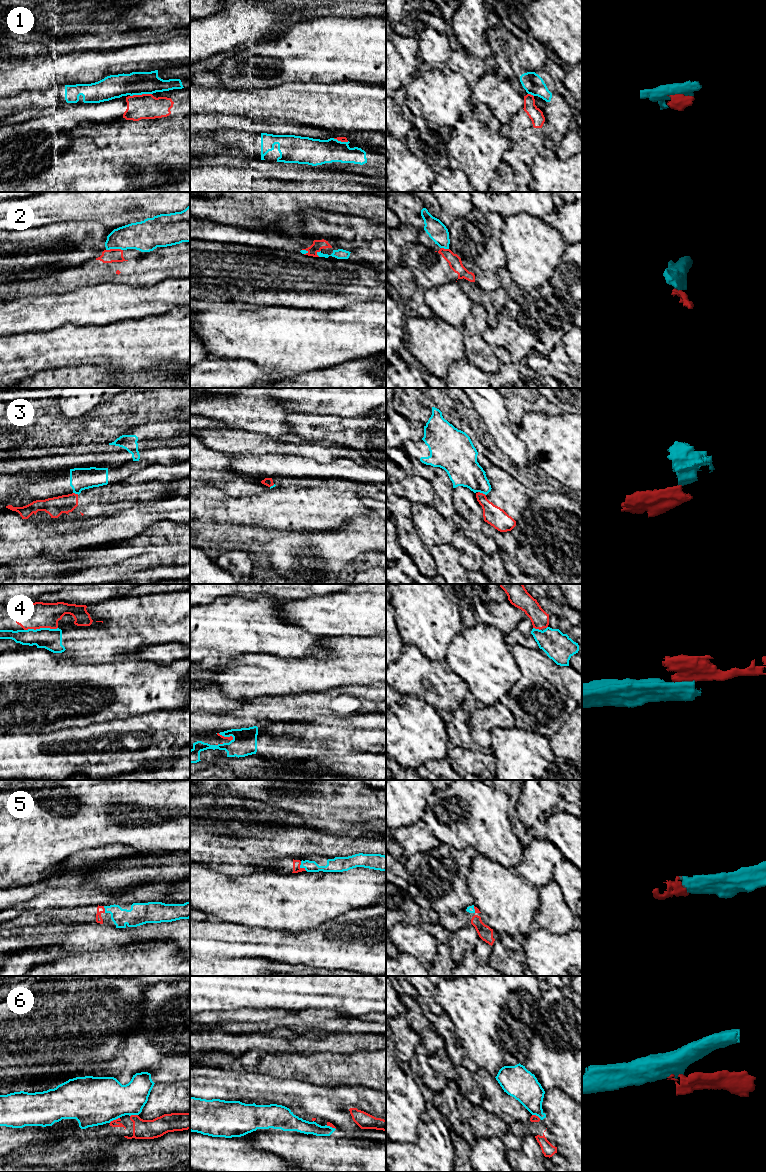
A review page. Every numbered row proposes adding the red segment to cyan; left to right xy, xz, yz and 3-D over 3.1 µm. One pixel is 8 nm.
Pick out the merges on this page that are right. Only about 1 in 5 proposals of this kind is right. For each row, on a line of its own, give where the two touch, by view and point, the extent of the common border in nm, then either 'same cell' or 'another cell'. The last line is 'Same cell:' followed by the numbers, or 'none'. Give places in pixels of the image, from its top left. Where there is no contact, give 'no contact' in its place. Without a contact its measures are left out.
1: meets cyan in xy at (140, 94); contact 180 nm long; another cell
2: meets cyan in xy at (114, 248); contact 140 nm long; another cell
3: meets cyan in yz at (482, 492); contact 70 nm long; another cell
4: meets cyan in xy at (40, 628); contact 280 nm long; another cell
5: meets cyan in xz at (301, 867); contact 90 nm long; same cell
6: meets cyan in xy at (114, 1119); contact 100 nm long; another cell
Same cell: 5

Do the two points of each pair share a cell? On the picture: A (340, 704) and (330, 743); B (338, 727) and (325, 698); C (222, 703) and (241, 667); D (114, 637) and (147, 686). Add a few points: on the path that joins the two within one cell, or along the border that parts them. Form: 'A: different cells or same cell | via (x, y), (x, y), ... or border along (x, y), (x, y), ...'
A: different cells | border along (360, 712), (346, 717), (336, 717), (333, 715)
B: different cells | border along (356, 714), (346, 717), (318, 715), (310, 719)
C: different cells | border along (205, 684), (216, 684), (229, 696), (249, 699)
D: different cells | border along (133, 656), (114, 661)

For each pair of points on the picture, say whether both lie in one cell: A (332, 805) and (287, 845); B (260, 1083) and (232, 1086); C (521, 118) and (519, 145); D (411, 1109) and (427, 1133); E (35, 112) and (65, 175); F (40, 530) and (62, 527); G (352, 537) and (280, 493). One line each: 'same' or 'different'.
A: different
B: same
C: same
D: different
E: different
F: different
G: different

